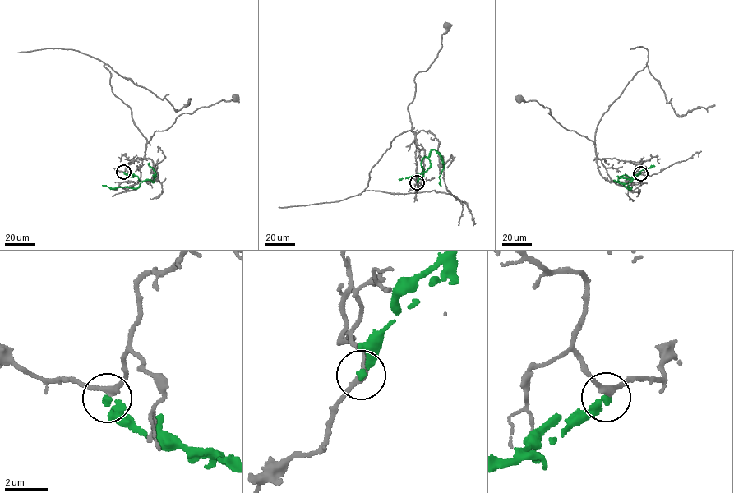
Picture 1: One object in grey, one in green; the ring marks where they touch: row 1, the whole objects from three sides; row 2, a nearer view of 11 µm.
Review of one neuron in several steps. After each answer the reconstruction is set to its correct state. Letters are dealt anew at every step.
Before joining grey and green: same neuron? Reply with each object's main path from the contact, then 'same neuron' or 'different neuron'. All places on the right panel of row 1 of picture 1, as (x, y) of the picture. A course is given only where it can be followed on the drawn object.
course grey (640, 173), (634, 163), (599, 159), (593, 142), (564, 128), (537, 100), (519, 98); course green (640, 173), (634, 177), (622, 175), (619, 182), (615, 181), (626, 184), (645, 168), (654, 166); different neuron

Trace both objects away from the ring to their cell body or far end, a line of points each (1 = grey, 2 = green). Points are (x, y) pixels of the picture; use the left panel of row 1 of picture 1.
1: (124, 172), (129, 162), (144, 158), (145, 145), (154, 131), (169, 128), (182, 113), (192, 113), (235, 97)
2: (123, 172), (131, 176), (133, 174), (140, 181), (150, 180), (154, 182), (155, 172), (149, 163)

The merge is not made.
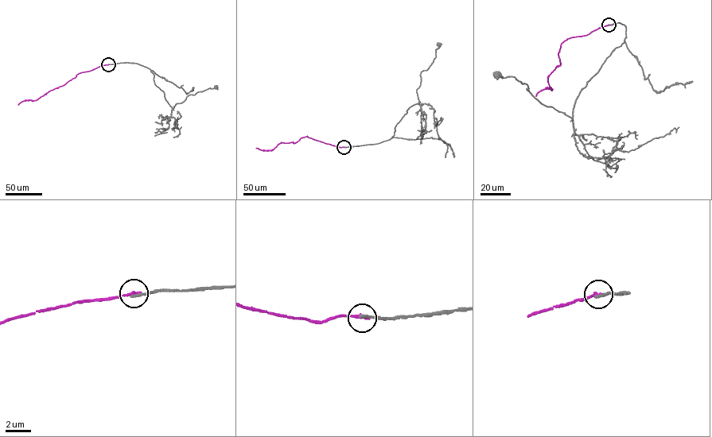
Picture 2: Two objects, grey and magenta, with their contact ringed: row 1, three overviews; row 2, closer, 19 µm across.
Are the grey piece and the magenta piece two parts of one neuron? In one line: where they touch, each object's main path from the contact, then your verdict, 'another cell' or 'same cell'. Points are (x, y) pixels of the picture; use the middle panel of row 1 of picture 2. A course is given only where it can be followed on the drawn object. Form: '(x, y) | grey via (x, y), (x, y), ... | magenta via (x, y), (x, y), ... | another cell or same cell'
(344, 147) | grey via (344, 147), (376, 144), (391, 137), (407, 110), (418, 102), (416, 90), (420, 74), (433, 61), (438, 44) | magenta via (344, 147), (307, 136), (294, 143), (280, 143), (271, 150), (256, 148) | another cell

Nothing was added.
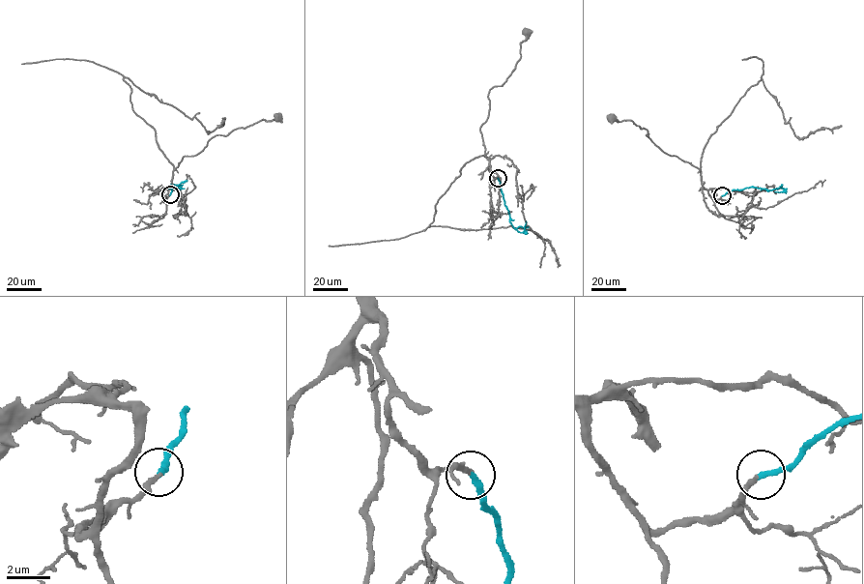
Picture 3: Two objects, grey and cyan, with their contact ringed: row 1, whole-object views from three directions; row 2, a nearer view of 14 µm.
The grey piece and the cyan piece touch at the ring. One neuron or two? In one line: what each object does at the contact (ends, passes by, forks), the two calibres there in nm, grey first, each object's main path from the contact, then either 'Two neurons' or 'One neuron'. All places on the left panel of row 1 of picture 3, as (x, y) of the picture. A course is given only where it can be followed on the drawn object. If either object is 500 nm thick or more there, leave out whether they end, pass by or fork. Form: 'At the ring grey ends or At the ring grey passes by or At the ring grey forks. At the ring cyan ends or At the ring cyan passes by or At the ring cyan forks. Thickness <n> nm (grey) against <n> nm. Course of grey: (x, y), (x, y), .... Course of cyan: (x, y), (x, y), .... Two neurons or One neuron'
At the ring grey ends. At the ring cyan ends. Thickness 220 nm (grey) against 280 nm. Course of grey: (170, 194), (163, 199), (172, 172), (183, 157), (200, 153), (216, 135), (227, 135), (277, 116). Course of cyan: (170, 194), (170, 185), (168, 187), (176, 185), (185, 188). One neuron

